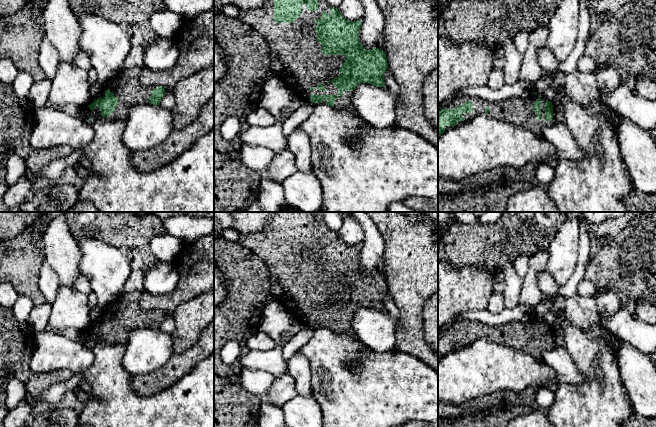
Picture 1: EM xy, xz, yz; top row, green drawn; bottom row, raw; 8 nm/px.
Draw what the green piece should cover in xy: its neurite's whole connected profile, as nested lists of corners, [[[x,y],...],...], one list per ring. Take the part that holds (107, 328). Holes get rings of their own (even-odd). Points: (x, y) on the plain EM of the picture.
[[[122,293],[101,311],[100,321],[88,329],[104,344],[127,343],[129,333],[138,328],[160,329],[165,317],[162,310],[143,310],[140,305],[142,293]]]

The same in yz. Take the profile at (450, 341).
[[[534,316],[526,322],[510,321],[498,326],[479,322],[477,320],[457,319],[445,333],[438,334],[438,362],[451,351],[462,349],[478,338],[486,338],[490,342],[500,343],[514,350],[531,355],[538,362],[543,362],[542,353],[550,350],[553,345],[553,329]]]

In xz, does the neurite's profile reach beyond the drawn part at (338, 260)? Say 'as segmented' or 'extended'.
extended

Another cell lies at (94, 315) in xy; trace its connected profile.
[[[98,305],[94,309],[89,311],[89,326],[93,327],[96,323],[100,322],[102,308]]]

